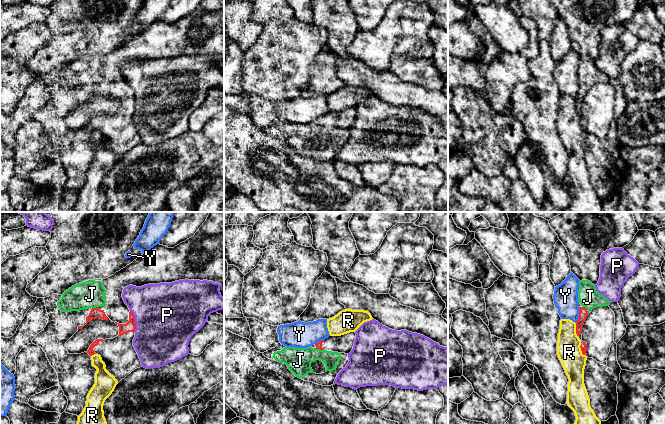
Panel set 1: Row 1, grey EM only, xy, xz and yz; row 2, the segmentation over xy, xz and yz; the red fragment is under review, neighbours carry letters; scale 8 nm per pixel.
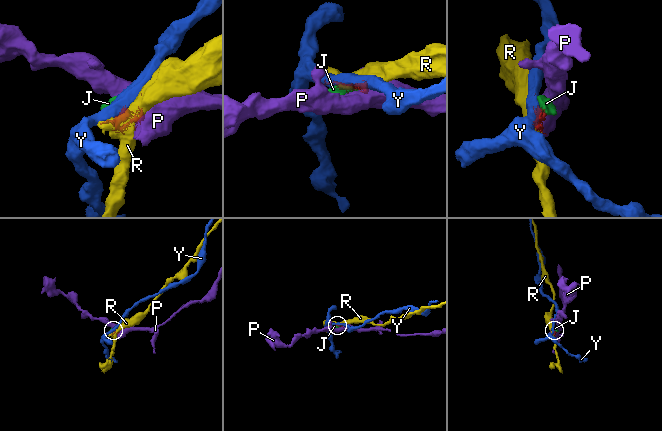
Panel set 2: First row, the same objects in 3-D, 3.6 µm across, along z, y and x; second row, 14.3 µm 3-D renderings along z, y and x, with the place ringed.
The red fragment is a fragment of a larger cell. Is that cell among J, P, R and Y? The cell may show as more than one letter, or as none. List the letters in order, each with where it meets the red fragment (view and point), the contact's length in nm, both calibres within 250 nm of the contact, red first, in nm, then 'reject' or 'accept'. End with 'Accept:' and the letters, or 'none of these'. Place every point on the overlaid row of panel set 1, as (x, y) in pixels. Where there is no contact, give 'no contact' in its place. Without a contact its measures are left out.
J: meets red in xy at (96, 307); contact 60 nm long; 80 nm thick on the red side, 220 nm on the other; accept
P: meets red in xy at (134, 321); contact 180 nm long; 90 nm thick on the red side, 480 nm on the other; reject
R: meets red in yz at (581, 350); contact 130 nm long; 50 nm thick on the red side, 190 nm on the other; reject
Y: meets red in yz at (579, 315); contact 130 nm long; 80 nm thick on the red side, 190 nm on the other; reject
Accept: J

